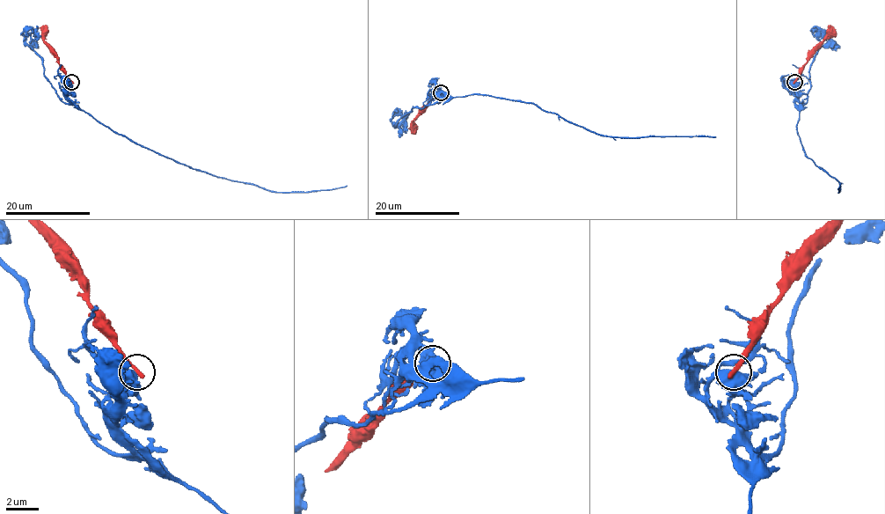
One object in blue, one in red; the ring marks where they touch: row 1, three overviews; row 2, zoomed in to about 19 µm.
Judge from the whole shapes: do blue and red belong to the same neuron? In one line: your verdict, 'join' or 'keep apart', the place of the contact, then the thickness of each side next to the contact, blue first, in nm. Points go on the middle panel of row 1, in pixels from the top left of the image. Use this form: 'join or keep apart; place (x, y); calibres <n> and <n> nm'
keep apart; place (441, 92); calibres 480 and 300 nm

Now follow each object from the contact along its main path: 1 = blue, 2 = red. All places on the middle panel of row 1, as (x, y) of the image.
1: (440, 92), (438, 96), (437, 93), (442, 97), (482, 94), (533, 103), (604, 135), (715, 136)
2: (440, 92), (413, 120), (413, 127)

